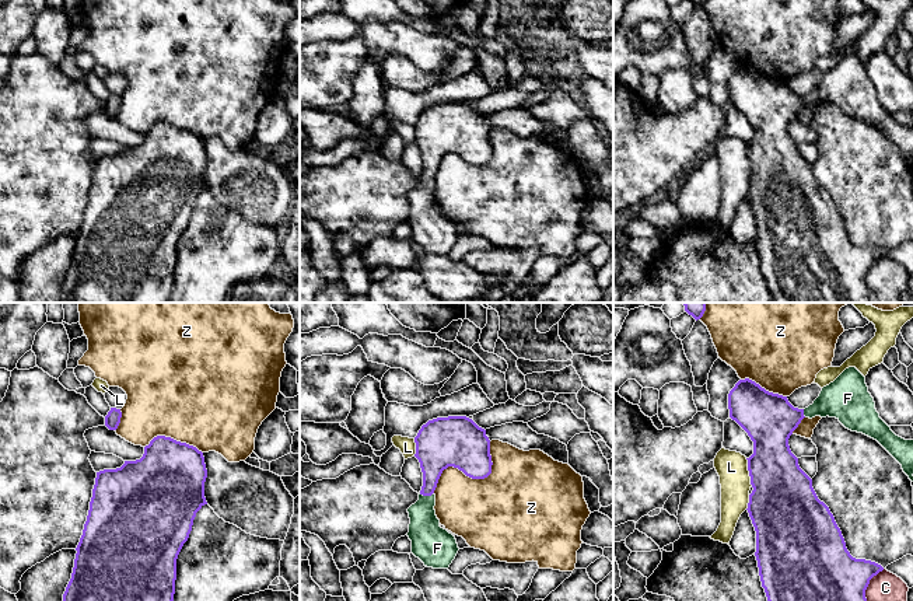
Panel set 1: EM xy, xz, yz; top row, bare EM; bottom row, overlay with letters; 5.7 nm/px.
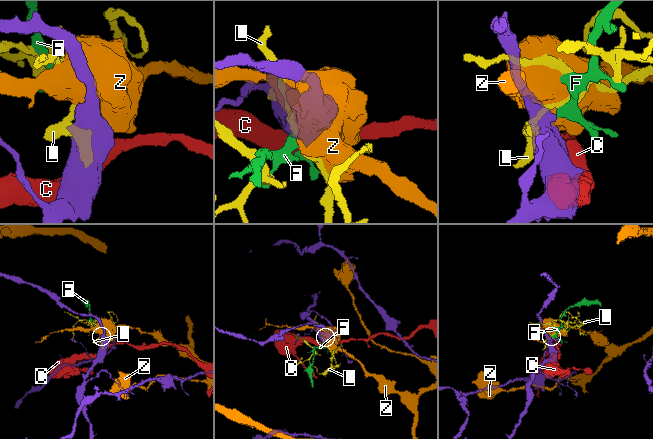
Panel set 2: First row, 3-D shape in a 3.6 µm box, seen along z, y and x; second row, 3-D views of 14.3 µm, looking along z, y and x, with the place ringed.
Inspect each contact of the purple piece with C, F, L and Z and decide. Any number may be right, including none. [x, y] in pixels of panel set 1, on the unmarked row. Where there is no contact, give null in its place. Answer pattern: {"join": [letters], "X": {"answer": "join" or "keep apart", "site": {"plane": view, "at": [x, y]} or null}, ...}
{"join": ["F"], "C": {"answer": "keep apart", "site": {"plane": "yz", "at": [864, 278]}}, "F": {"answer": "join", "site": {"plane": "xz", "at": [426, 181]}}, "L": {"answer": "keep apart", "site": {"plane": "yz", "at": [749, 159]}}, "Z": {"answer": "keep apart", "site": {"plane": "xz", "at": [471, 163]}}}

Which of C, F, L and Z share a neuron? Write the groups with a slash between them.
C / F / L / Z

